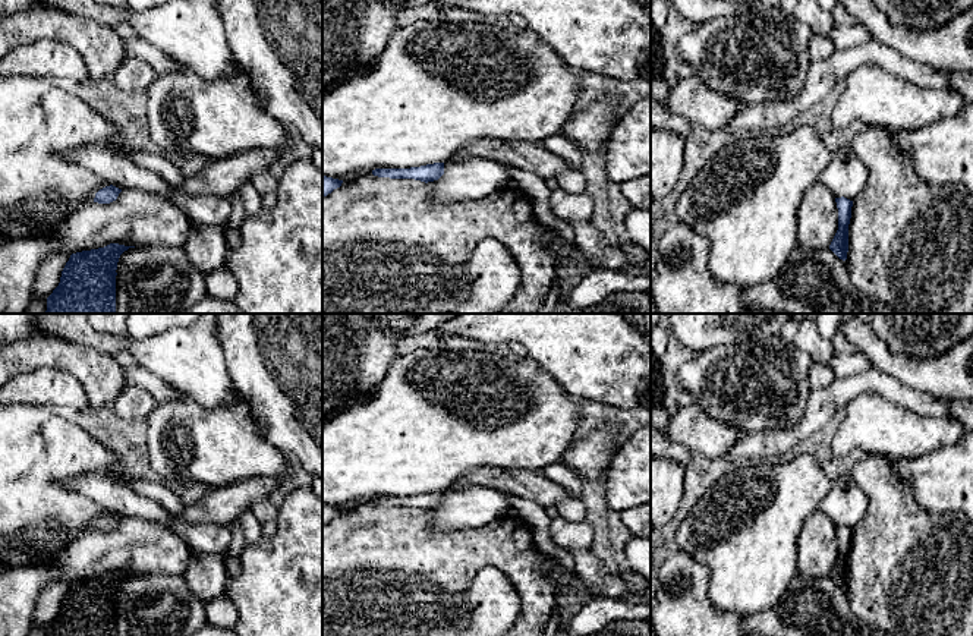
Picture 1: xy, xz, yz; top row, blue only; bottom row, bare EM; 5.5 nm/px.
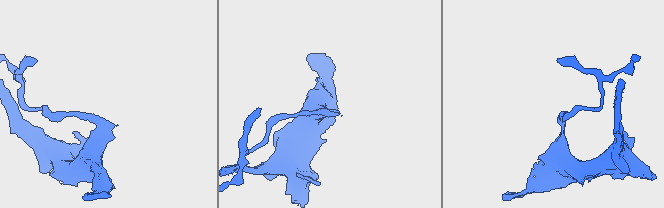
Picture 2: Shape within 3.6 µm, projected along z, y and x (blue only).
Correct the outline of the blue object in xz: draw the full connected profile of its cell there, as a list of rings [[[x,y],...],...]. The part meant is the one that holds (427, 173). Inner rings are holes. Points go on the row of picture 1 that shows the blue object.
[[[434,163],[410,169],[375,169],[374,176],[390,179],[415,179],[421,182],[434,182],[444,174],[444,163]]]

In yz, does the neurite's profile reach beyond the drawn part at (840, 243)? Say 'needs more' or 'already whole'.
already whole

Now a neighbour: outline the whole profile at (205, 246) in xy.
[[[192,226],[183,245],[189,262],[202,274],[224,265],[227,254],[224,229],[221,226]]]

